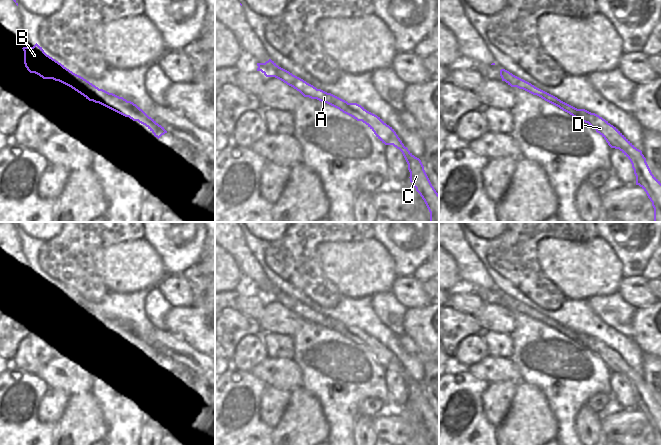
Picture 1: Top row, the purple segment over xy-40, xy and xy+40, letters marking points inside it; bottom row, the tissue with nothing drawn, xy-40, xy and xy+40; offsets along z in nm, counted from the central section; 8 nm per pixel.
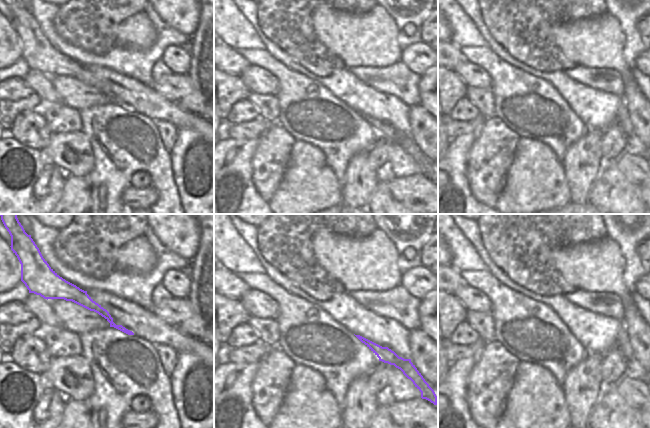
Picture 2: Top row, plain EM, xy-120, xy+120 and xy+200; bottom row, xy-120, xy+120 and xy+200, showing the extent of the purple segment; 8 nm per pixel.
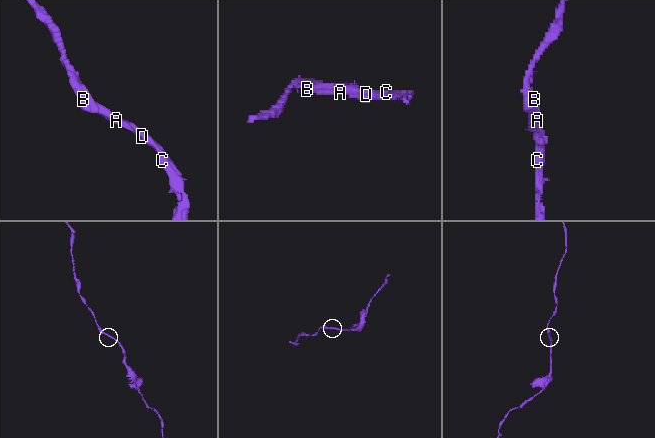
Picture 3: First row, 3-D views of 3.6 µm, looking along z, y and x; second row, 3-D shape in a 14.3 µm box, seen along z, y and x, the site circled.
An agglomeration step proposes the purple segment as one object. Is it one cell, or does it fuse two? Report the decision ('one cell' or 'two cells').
one cell

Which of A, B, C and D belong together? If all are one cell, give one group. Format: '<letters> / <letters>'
A B C D

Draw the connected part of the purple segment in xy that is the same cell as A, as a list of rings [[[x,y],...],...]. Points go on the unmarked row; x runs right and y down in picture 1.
[[[271,283],[265,287],[257,287],[257,290],[257,295],[261,295],[266,301],[275,301],[283,305],[299,315],[304,321],[327,327],[357,345],[362,345],[374,356],[382,367],[385,369],[393,369],[399,373],[408,388],[410,406],[416,412],[416,415],[420,418],[430,436],[430,446],[439,446],[439,418],[432,410],[421,384],[415,381],[408,372],[404,370],[392,351],[387,349],[377,339],[367,335],[361,329],[348,327],[331,317],[317,313],[303,303],[279,291]]]

